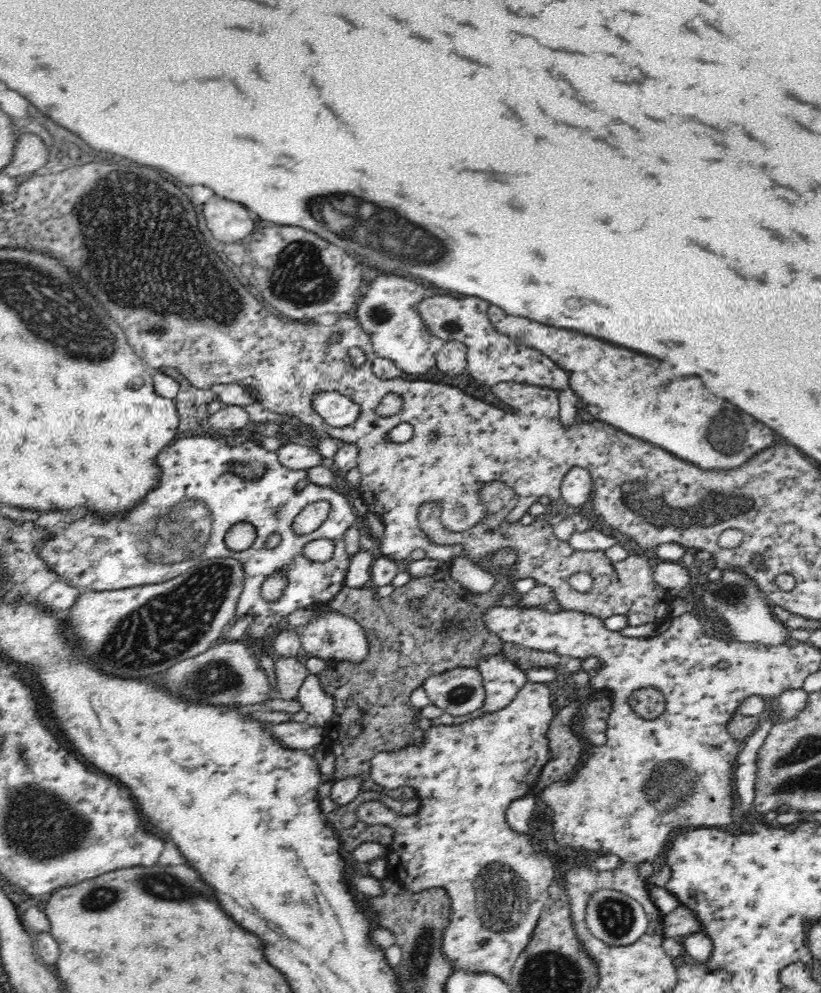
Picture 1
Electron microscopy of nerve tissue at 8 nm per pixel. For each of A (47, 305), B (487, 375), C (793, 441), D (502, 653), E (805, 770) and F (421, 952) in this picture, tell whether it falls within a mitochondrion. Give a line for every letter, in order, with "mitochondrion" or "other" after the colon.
A: mitochondrion
B: other
C: other
D: other
E: mitochondrion
F: mitochondrion

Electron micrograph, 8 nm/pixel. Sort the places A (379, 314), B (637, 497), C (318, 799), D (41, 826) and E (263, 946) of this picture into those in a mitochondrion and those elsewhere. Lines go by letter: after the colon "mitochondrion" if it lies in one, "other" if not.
A: mitochondrion
B: mitochondrion
C: other
D: mitochondrion
E: other

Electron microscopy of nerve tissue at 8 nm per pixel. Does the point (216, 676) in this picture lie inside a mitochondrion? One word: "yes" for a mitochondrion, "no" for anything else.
yes

